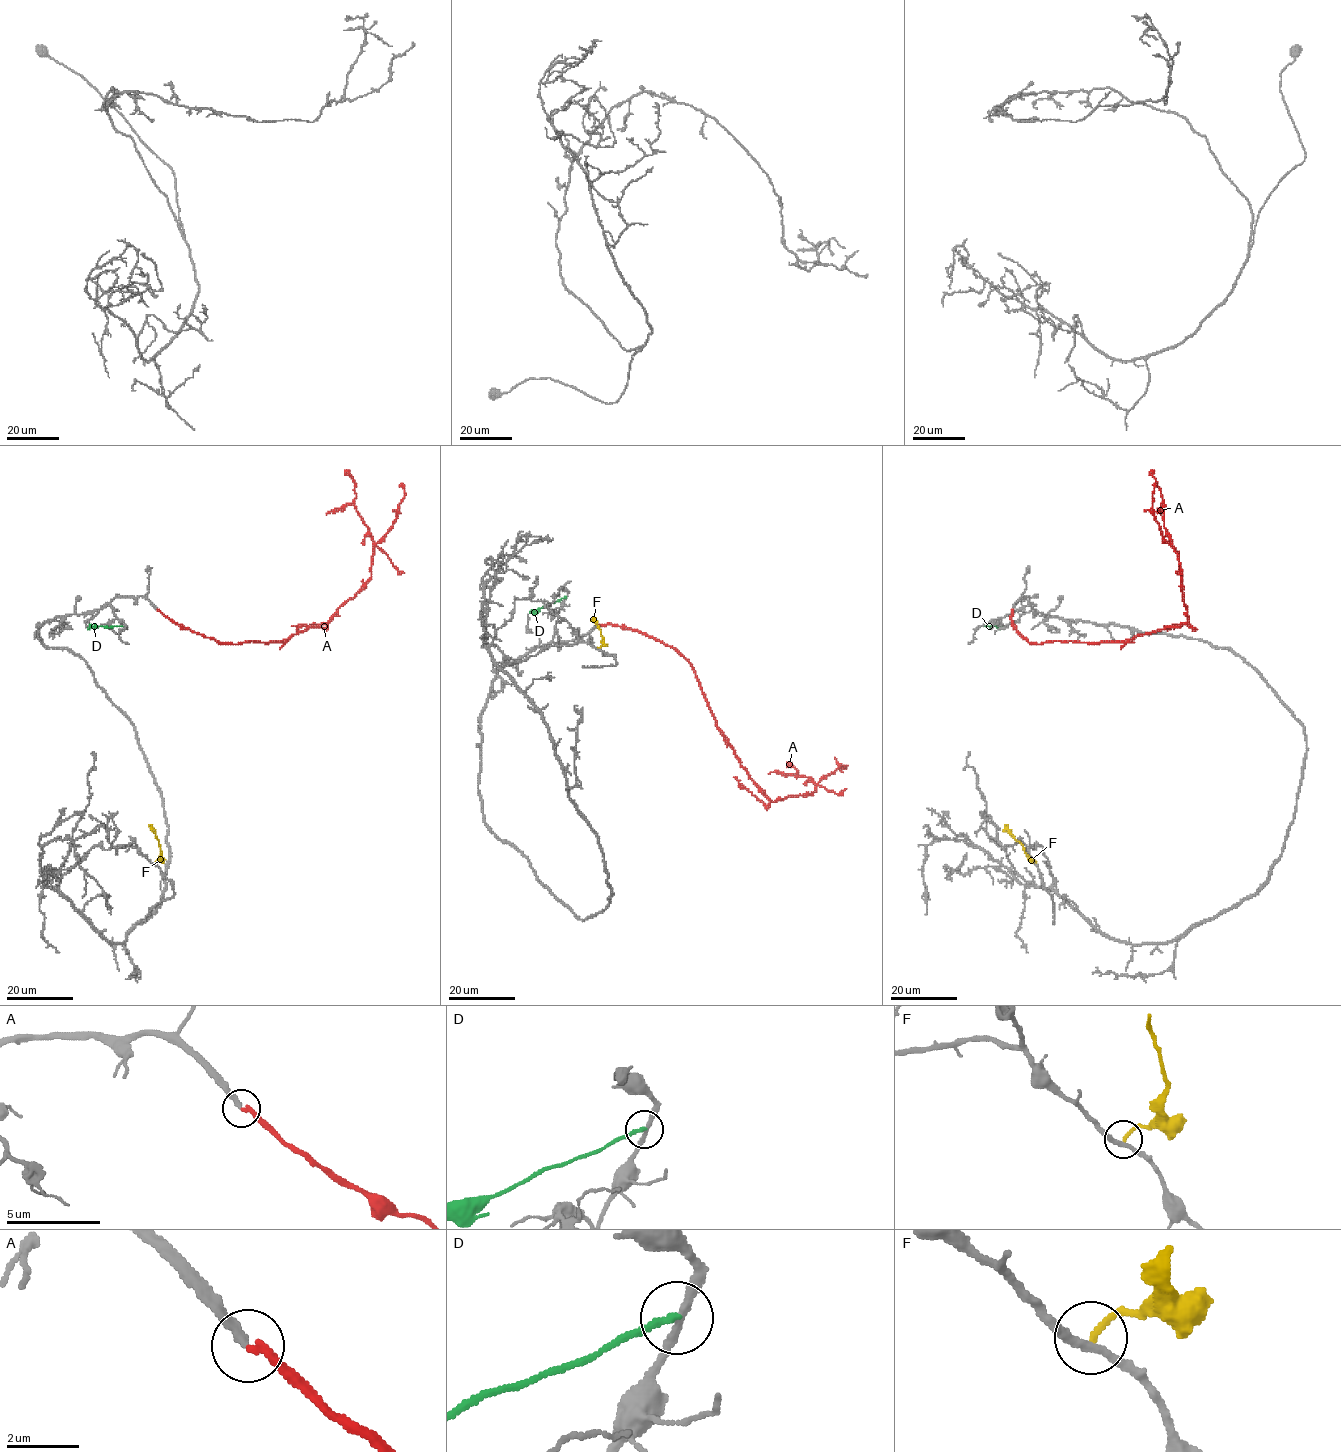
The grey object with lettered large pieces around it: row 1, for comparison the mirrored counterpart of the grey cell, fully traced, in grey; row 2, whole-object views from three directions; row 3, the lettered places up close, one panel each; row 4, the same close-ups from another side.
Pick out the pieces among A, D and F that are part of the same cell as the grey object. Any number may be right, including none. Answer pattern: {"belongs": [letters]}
{"belongs": ["A"]}

